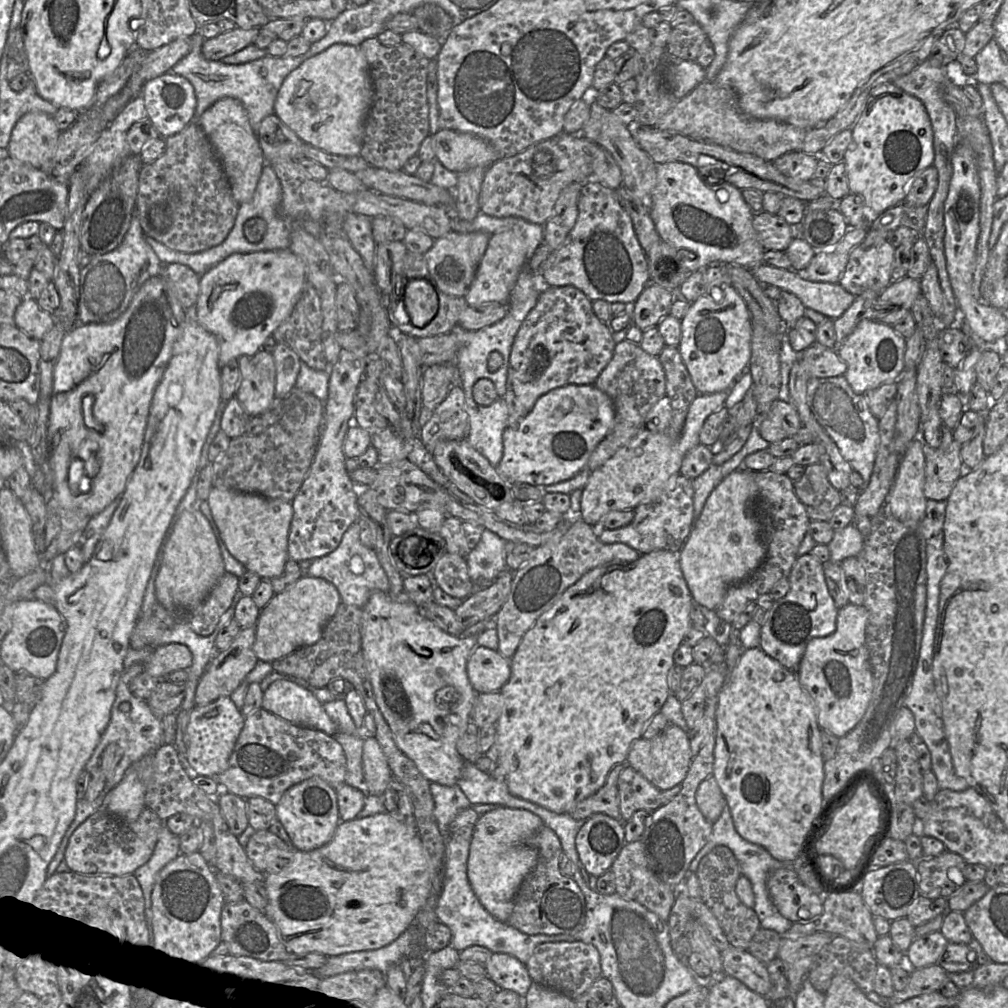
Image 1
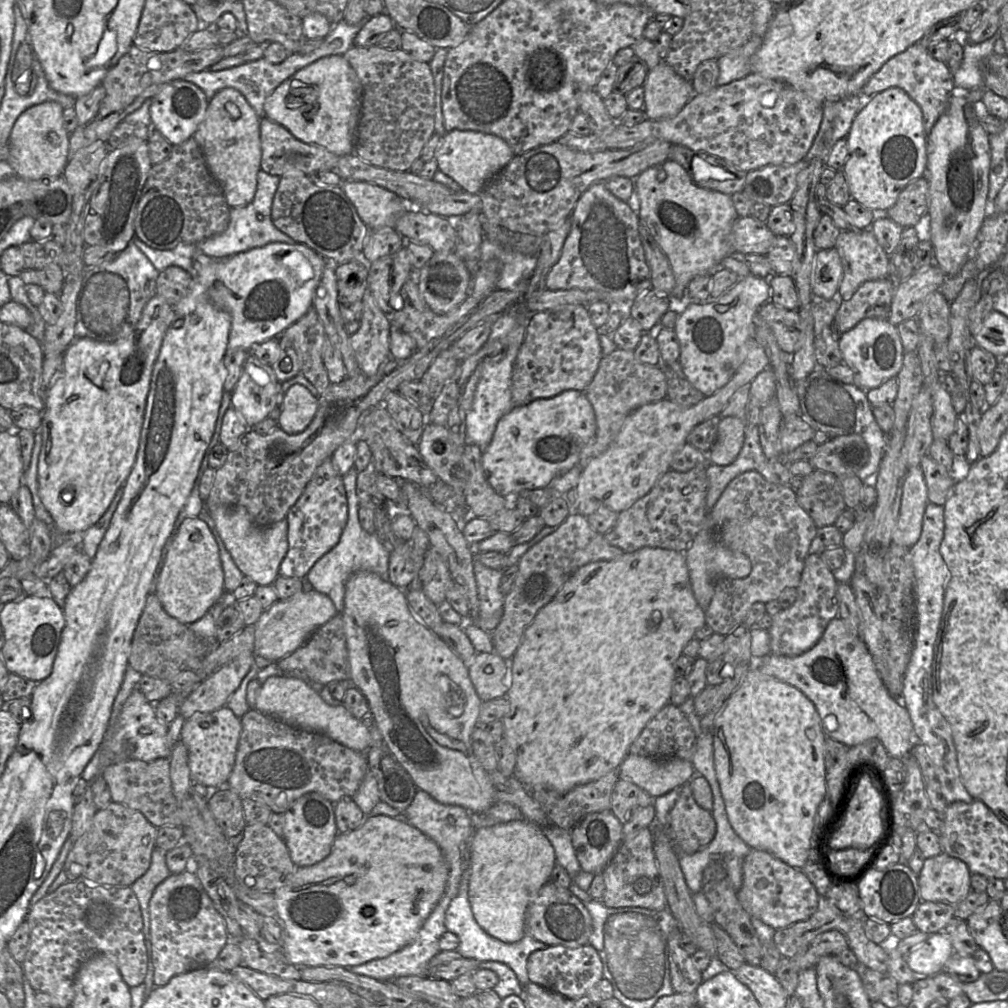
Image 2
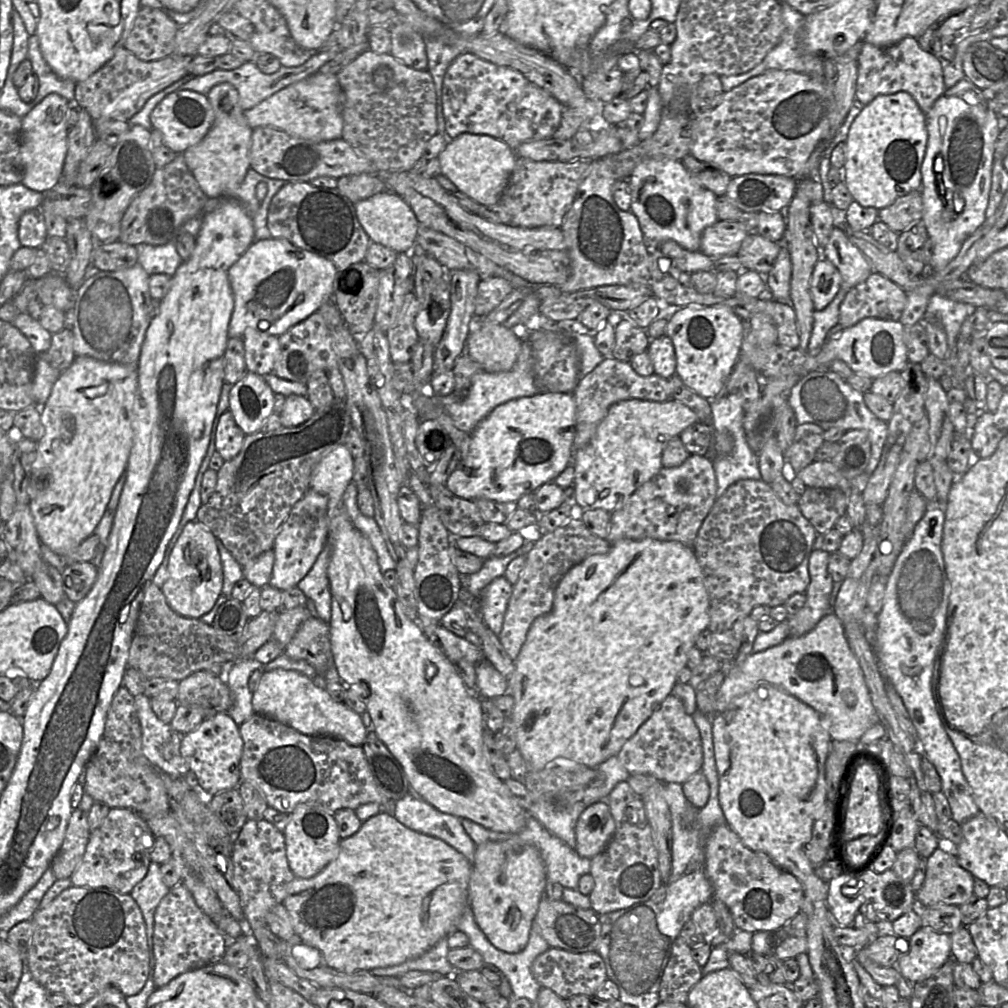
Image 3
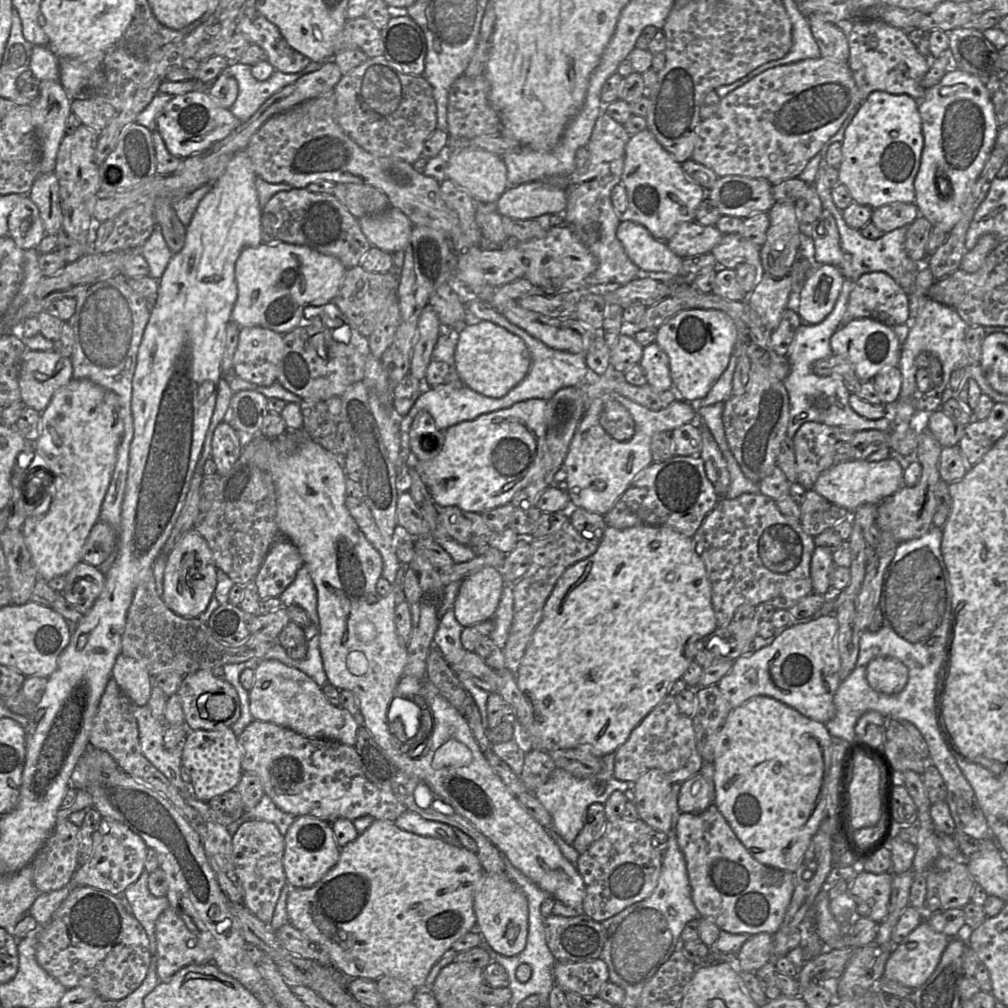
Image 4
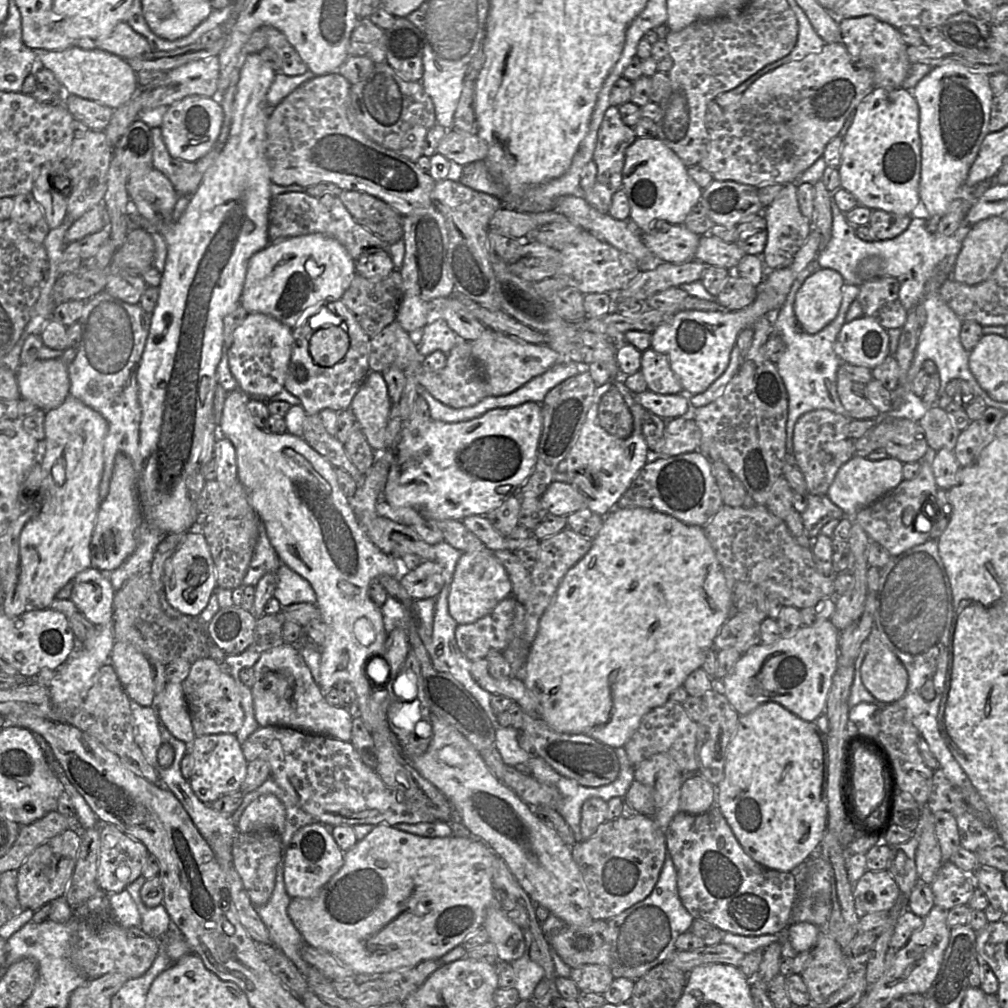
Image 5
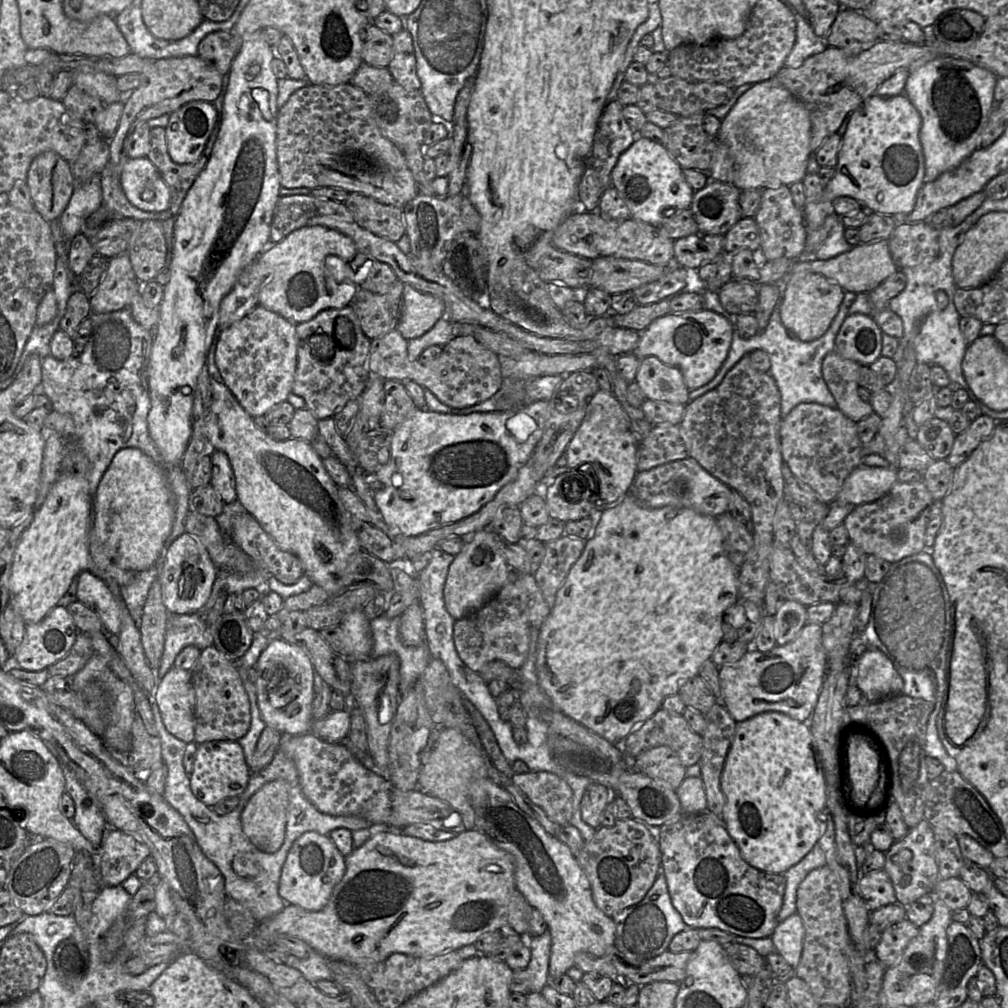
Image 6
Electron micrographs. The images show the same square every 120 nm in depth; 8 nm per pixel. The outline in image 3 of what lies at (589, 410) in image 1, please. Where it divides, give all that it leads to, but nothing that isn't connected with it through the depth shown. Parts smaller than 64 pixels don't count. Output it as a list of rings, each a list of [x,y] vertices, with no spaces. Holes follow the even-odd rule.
[[[537,393],[503,403],[472,431],[468,454],[460,460],[445,486],[454,495],[466,500],[484,498],[500,503],[516,503],[522,495],[535,492],[541,485],[552,482],[572,463],[575,428],[576,405],[571,393]]]

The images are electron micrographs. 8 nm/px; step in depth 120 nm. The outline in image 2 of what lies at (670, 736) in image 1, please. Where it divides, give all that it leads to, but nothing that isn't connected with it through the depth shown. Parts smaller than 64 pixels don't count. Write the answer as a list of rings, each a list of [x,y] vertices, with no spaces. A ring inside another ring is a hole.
[[[628,753],[619,766],[619,779],[634,783],[653,798],[682,787],[695,774],[692,762],[680,758],[654,759]]]

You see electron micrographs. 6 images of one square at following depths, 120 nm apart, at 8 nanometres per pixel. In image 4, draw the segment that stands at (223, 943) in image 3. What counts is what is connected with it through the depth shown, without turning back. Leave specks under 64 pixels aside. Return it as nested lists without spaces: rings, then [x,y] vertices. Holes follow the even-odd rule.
[[[171,907],[164,910],[156,920],[155,932],[160,981],[168,980],[185,966],[211,963],[210,956],[199,945],[197,936]]]

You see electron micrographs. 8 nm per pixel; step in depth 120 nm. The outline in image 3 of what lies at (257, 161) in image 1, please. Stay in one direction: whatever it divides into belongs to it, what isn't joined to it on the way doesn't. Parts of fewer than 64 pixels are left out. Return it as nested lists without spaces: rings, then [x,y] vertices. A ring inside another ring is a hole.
[[[230,83],[215,85],[207,94],[214,120],[206,136],[184,153],[187,167],[208,198],[225,197],[243,182],[250,168],[250,144],[253,129],[239,105],[239,94]]]

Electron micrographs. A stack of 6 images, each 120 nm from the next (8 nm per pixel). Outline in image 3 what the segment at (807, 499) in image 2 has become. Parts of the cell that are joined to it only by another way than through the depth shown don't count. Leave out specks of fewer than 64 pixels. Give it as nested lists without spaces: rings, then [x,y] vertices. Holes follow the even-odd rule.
[[[807,487],[800,495],[798,507],[817,533],[824,534],[846,514],[848,497],[837,488]]]

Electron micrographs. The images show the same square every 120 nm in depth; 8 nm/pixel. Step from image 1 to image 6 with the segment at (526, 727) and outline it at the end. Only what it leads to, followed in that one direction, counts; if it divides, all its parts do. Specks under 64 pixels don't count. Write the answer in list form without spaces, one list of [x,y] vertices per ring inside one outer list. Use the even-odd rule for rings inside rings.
[[[626,494],[617,503],[597,515],[595,528],[591,536],[585,540],[583,552],[570,568],[556,593],[549,615],[539,628],[536,657],[539,686],[556,709],[609,743],[622,747],[626,737],[658,711],[666,697],[678,694],[685,680],[699,675],[702,664],[711,658],[714,649],[723,640],[723,616],[739,599],[738,574],[739,569],[731,563],[725,553],[722,532],[715,517],[685,507],[651,508],[640,504],[631,494]]]

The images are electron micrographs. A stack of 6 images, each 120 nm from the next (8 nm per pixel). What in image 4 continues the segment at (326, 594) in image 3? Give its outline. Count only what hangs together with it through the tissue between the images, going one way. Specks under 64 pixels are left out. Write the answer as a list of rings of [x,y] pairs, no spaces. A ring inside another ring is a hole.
[[[303,565],[296,574],[294,581],[279,596],[282,606],[298,605],[302,607],[311,622],[319,626],[317,611],[317,591],[306,565]]]

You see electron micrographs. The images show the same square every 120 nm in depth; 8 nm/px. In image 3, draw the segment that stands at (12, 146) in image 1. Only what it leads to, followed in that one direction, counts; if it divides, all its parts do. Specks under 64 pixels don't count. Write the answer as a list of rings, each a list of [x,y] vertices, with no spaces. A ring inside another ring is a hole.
[[[56,93],[48,94],[21,121],[20,158],[23,170],[21,183],[36,192],[46,192],[59,181],[67,153],[66,122],[72,103]]]

